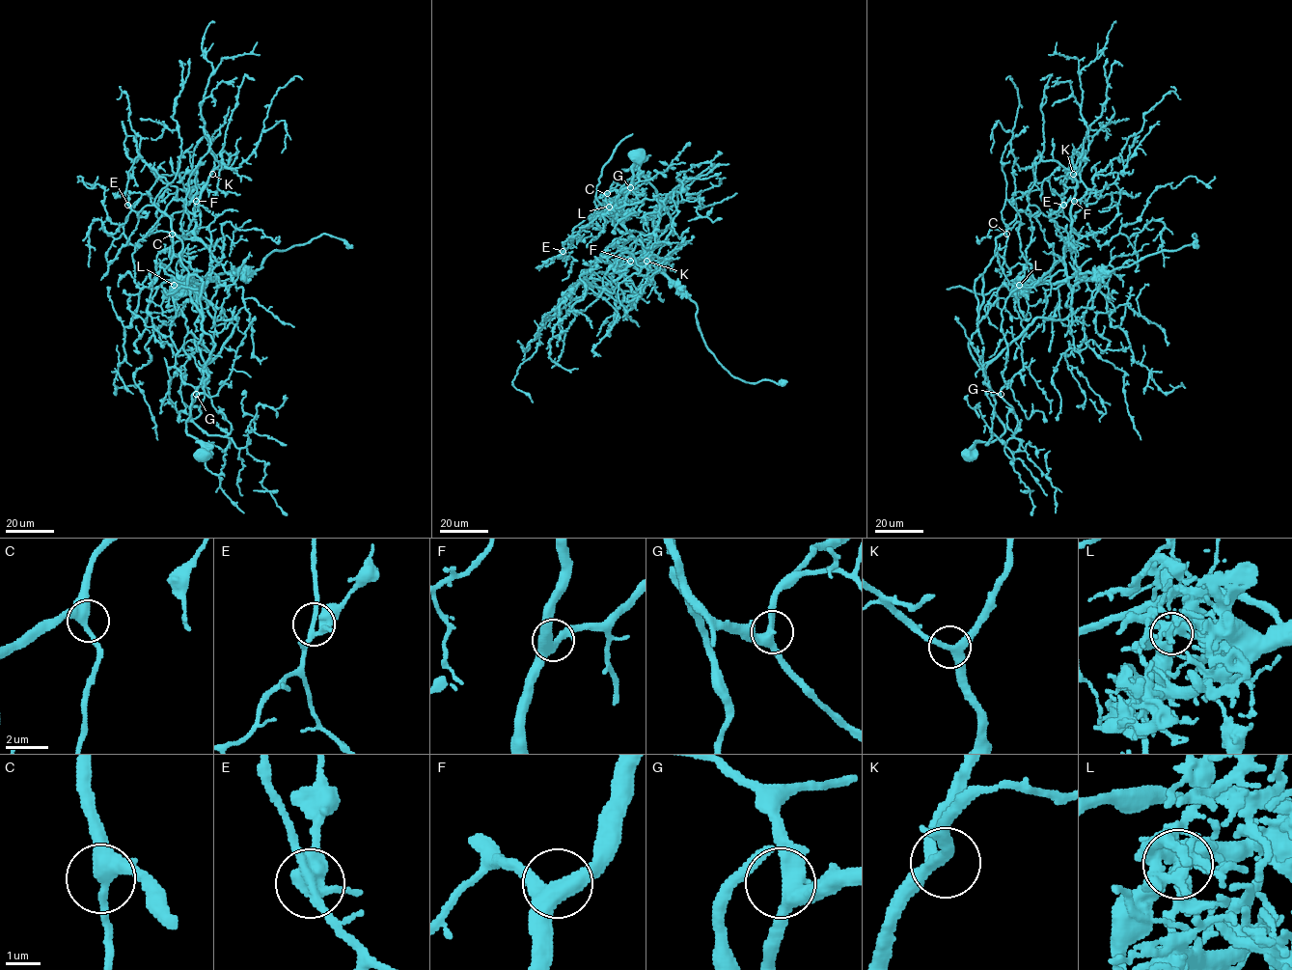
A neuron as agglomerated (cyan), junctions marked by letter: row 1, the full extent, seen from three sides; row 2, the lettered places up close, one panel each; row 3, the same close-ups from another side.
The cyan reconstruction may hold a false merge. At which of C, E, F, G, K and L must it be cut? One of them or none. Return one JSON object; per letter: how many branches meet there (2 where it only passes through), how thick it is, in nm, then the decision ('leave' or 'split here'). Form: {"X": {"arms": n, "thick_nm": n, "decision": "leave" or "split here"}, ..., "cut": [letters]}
{"C": {"arms": 3, "thick_nm": 360, "decision": "leave"}, "E": {"arms": 4, "thick_nm": 320, "decision": "leave"}, "F": {"arms": 3, "thick_nm": 440, "decision": "leave"}, "G": {"arms": 3, "thick_nm": 360, "decision": "leave"}, "K": {"arms": 3, "thick_nm": 300, "decision": "leave"}, "L": {"arms": 5, "thick_nm": 400, "decision": "split here"}, "cut": ["L"]}

